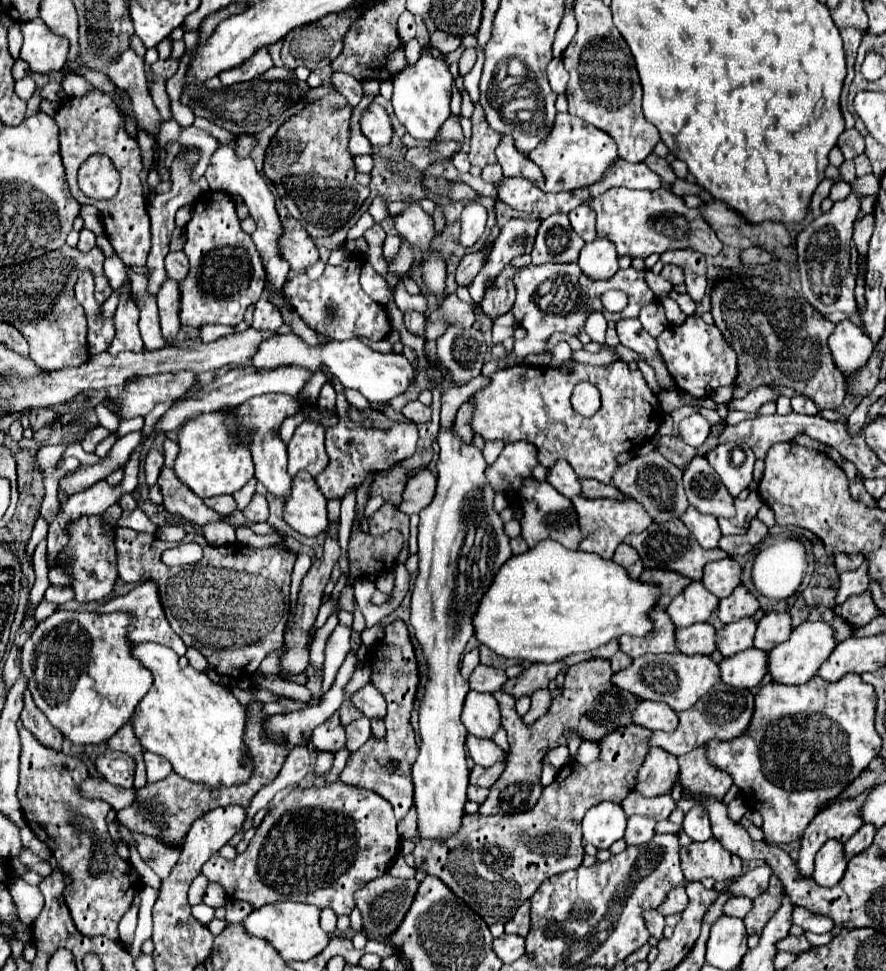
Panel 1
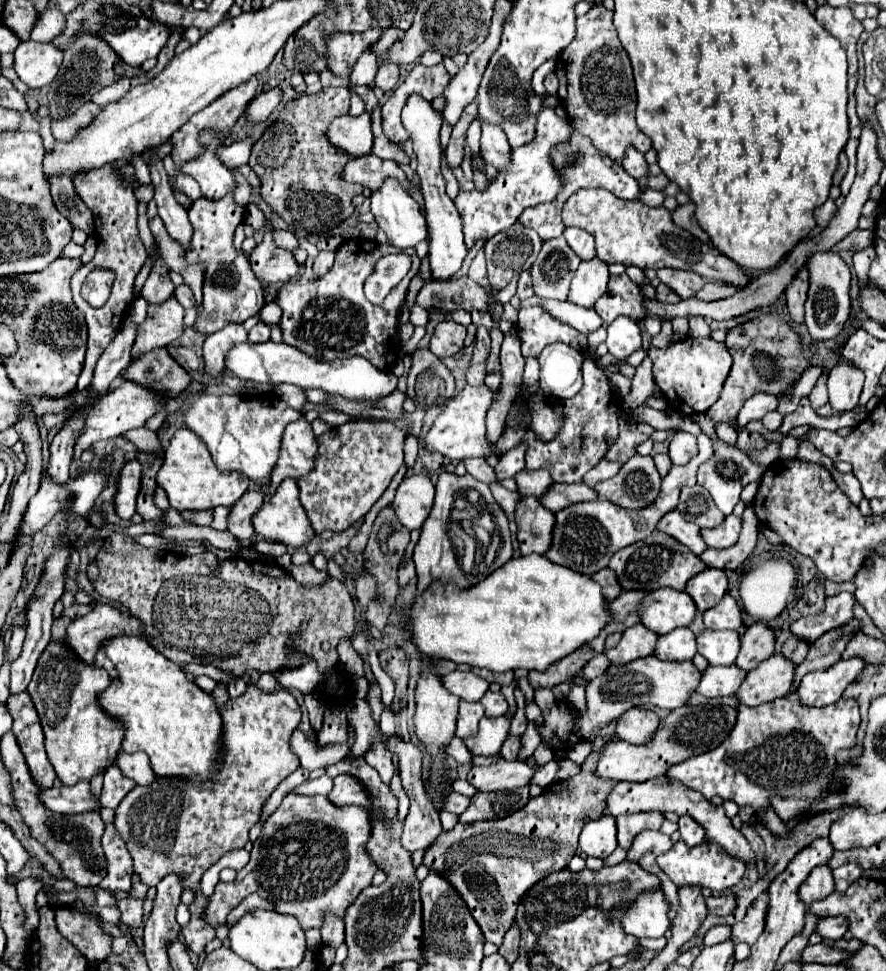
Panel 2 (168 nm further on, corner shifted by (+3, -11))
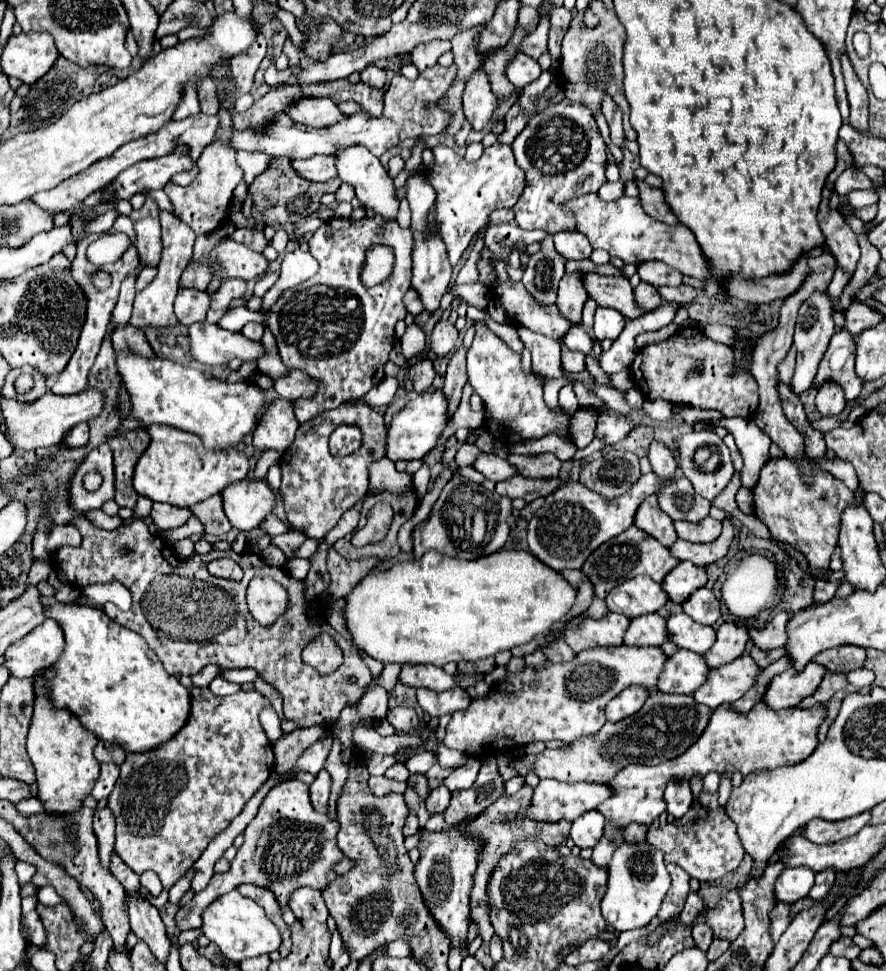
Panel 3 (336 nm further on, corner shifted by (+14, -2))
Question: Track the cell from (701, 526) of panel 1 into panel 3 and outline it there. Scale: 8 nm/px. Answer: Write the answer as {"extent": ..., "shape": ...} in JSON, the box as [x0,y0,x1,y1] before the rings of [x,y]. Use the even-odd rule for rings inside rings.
{"extent":[634,495,678,547],"shape":[[[650,495],[640,503],[640,507],[636,509],[636,515],[634,515],[634,525],[638,529],[642,529],[646,535],[658,539],[664,547],[672,545],[672,541],[678,539],[676,533],[674,533],[674,523],[658,507],[656,495]]]}

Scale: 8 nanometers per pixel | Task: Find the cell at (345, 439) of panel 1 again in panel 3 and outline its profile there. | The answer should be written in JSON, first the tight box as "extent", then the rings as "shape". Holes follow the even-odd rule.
{"extent":[280,401,386,539],"shape":[[[348,401],[342,403],[336,409],[328,409],[322,411],[320,415],[316,415],[314,419],[302,423],[296,431],[296,447],[294,443],[284,451],[282,459],[280,459],[280,469],[282,469],[282,485],[280,485],[280,495],[284,499],[286,505],[286,519],[290,525],[294,525],[294,529],[302,531],[306,537],[310,539],[322,539],[342,517],[344,511],[348,511],[360,497],[364,497],[366,489],[368,489],[368,465],[372,461],[378,461],[384,455],[384,433],[386,433],[386,423],[384,417],[370,405],[362,403],[362,401]],[[338,425],[358,425],[362,429],[362,447],[346,457],[334,457],[328,451],[328,437],[330,433],[338,427]]]}

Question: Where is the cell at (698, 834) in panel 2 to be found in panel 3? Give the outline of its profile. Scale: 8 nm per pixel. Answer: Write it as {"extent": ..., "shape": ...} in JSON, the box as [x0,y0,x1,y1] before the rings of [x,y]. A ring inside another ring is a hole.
{"extent":[664,779,694,819],"shape":[[[670,779],[664,791],[664,801],[668,805],[668,813],[674,819],[680,819],[694,803],[694,795],[690,789],[690,781],[688,779]]]}

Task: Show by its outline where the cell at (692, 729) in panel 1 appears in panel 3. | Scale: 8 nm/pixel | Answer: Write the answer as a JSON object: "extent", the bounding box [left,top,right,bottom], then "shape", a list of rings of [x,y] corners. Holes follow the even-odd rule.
{"extent":[514,693,710,783],"shape":[[[652,693],[648,697],[648,701],[644,703],[644,707],[634,713],[632,717],[626,717],[618,723],[606,723],[600,731],[596,731],[594,735],[584,735],[578,737],[574,743],[554,749],[554,751],[544,751],[540,755],[526,755],[524,759],[520,759],[518,763],[514,763],[516,769],[526,769],[524,773],[528,773],[528,769],[534,769],[538,777],[552,777],[552,779],[560,779],[566,783],[608,783],[622,767],[630,765],[630,763],[640,763],[640,765],[658,765],[662,761],[674,759],[678,755],[682,755],[692,743],[698,741],[698,737],[702,735],[702,731],[706,729],[710,719],[710,709],[706,705],[700,705],[696,701],[692,701],[692,695],[668,695],[668,693]]]}

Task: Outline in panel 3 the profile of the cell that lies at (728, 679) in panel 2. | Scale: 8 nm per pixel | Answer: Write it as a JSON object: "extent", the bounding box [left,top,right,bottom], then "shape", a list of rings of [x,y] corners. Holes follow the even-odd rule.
{"extent":[656,649,708,695],"shape":[[[678,649],[666,657],[666,665],[658,677],[656,689],[662,693],[684,693],[692,695],[700,683],[708,677],[708,667],[698,653]]]}

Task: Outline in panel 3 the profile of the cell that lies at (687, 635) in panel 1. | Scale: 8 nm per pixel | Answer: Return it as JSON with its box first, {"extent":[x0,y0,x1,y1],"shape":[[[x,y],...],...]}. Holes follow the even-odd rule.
{"extent":[624,613,668,645],"shape":[[[656,613],[630,619],[630,625],[624,633],[624,645],[660,645],[664,641],[668,641],[664,617]]]}

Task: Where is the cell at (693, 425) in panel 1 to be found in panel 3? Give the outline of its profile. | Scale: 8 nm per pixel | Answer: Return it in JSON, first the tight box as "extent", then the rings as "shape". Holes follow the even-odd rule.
{"extent":[648,441,676,479],"shape":[[[652,441],[650,445],[650,451],[648,451],[648,459],[650,459],[650,465],[652,465],[652,471],[660,477],[660,479],[668,479],[674,475],[676,471],[676,461],[672,457],[672,451],[658,443],[658,441]]]}

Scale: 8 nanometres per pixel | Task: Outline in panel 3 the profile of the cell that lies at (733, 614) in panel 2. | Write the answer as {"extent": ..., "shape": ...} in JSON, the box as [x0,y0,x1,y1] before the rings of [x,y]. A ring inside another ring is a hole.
{"extent":[682,587,720,625],"shape":[[[706,587],[696,589],[688,597],[688,601],[682,603],[682,609],[700,625],[714,625],[720,619],[720,603],[714,593]]]}

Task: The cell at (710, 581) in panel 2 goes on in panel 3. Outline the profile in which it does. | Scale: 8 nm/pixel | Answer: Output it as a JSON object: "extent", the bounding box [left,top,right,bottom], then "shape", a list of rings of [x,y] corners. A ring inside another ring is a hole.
{"extent":[660,561,706,603],"shape":[[[680,561],[660,583],[664,593],[674,603],[684,603],[688,595],[706,585],[706,571],[702,567],[692,565],[690,561]]]}

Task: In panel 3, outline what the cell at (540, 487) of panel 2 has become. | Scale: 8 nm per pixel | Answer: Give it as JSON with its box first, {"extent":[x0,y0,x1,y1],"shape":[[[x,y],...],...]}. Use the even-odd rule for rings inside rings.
{"extent":[472,453,516,483],"shape":[[[480,453],[472,463],[472,467],[480,471],[488,481],[494,481],[494,483],[516,475],[516,469],[512,469],[506,459],[500,459],[498,455],[488,455],[488,453]]]}

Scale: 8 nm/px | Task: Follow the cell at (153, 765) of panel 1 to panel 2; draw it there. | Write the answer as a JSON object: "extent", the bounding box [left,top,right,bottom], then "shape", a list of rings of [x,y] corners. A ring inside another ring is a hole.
{"extent":[115,752,157,786],"shape":[[[121,752],[117,756],[115,764],[123,770],[123,774],[133,778],[139,786],[147,786],[147,784],[153,784],[157,780],[157,774],[153,772],[147,754],[143,754],[143,752],[135,752],[135,754]]]}

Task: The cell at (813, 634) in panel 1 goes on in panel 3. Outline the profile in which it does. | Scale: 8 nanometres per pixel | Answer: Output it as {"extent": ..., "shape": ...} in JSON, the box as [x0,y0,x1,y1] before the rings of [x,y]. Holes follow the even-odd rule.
{"extent":[694,657,760,709],"shape":[[[738,657],[726,665],[710,669],[708,679],[694,693],[696,703],[704,703],[710,709],[716,709],[724,703],[740,699],[750,687],[760,669],[756,669],[752,657]]]}

